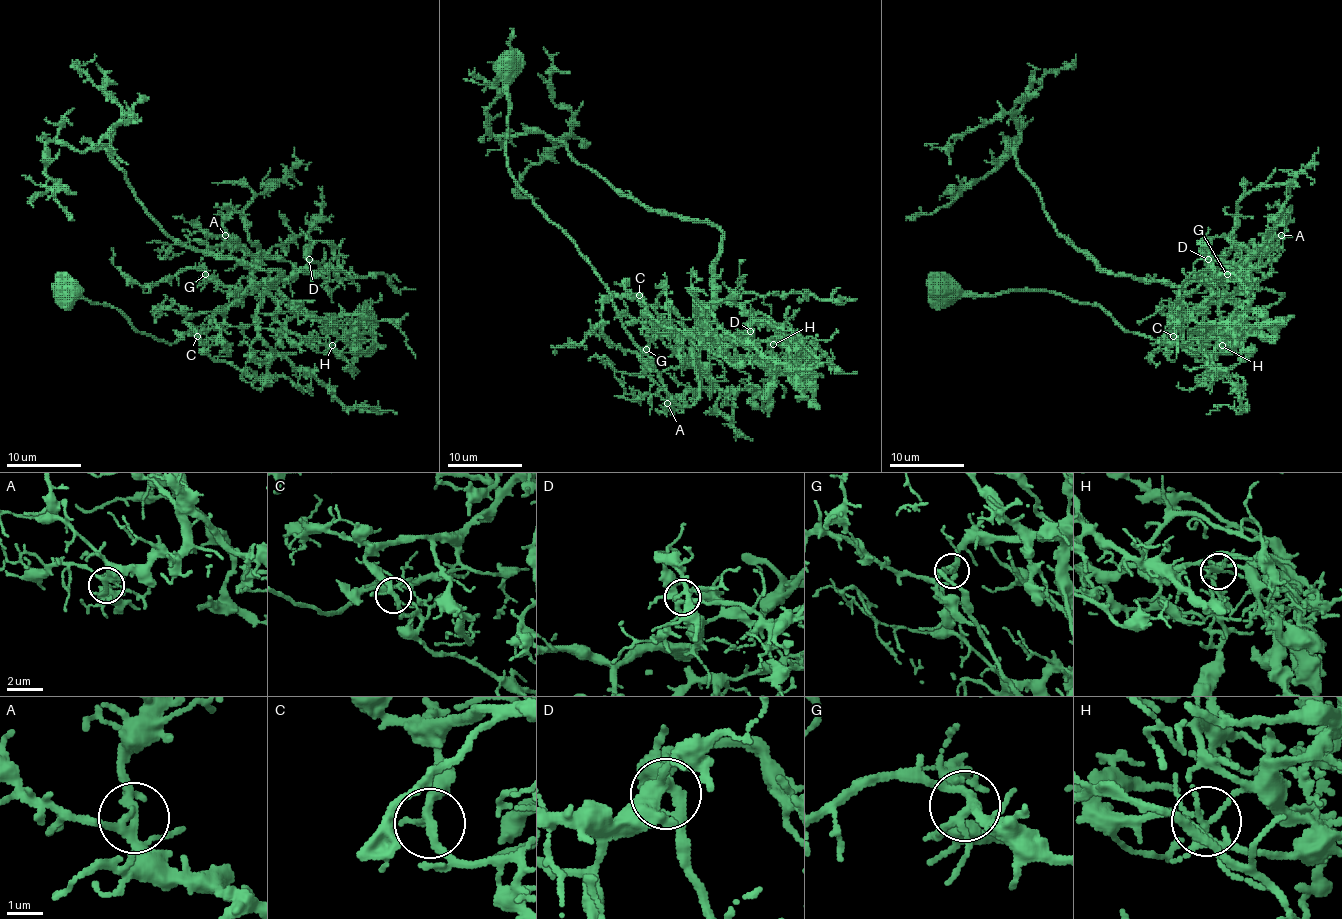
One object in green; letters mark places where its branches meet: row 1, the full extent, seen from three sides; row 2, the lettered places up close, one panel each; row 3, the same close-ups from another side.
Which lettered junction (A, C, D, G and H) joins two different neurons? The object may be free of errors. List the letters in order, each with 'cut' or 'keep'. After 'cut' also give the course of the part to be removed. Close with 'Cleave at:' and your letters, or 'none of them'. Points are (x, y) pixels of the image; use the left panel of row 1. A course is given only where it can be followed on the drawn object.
A: keep
C: keep
D: keep
G: keep
H: keep
Cleave at: none of them

